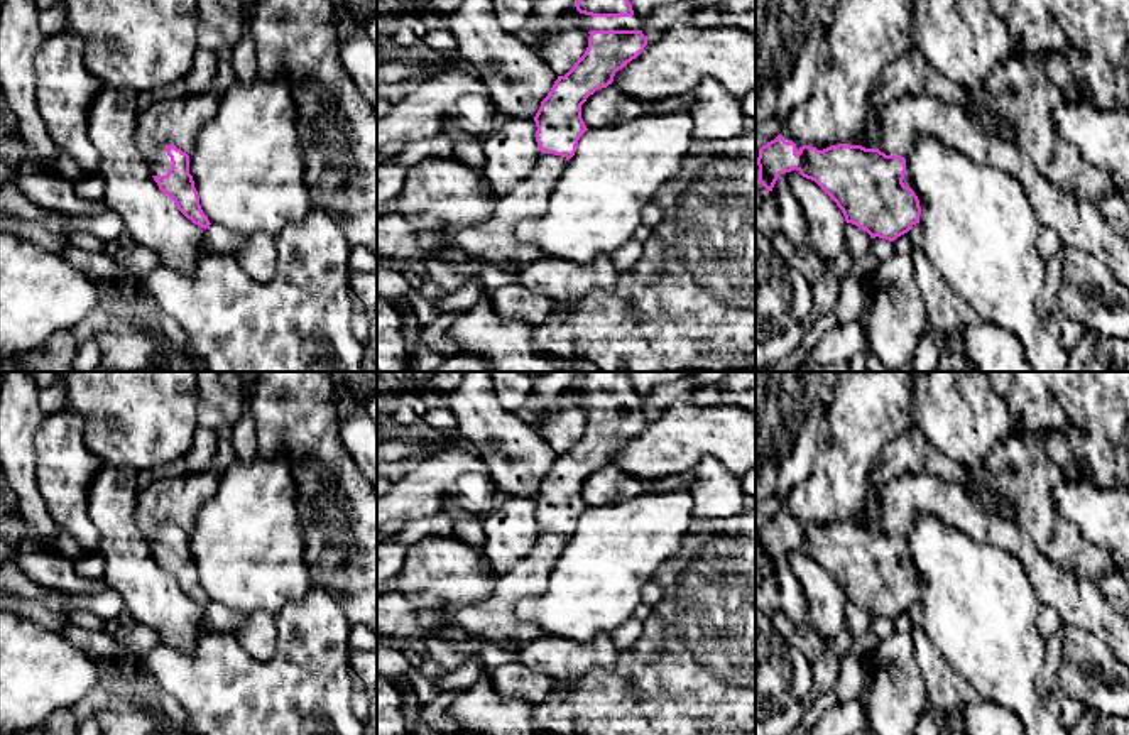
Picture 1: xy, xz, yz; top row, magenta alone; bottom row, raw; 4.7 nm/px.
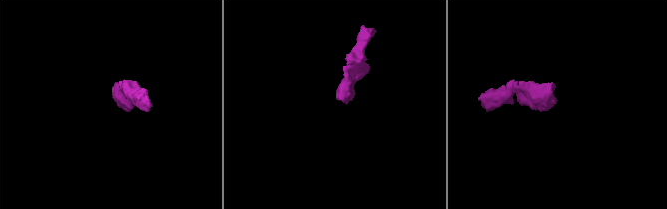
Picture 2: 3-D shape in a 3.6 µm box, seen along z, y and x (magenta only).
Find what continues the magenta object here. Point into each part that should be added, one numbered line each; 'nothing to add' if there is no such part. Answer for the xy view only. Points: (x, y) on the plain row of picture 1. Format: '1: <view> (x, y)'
1: xy (161, 543)

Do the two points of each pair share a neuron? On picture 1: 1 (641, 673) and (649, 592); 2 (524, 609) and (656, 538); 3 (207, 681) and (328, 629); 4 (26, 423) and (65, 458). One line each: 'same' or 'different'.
1: different
2: same
3: same
4: different

